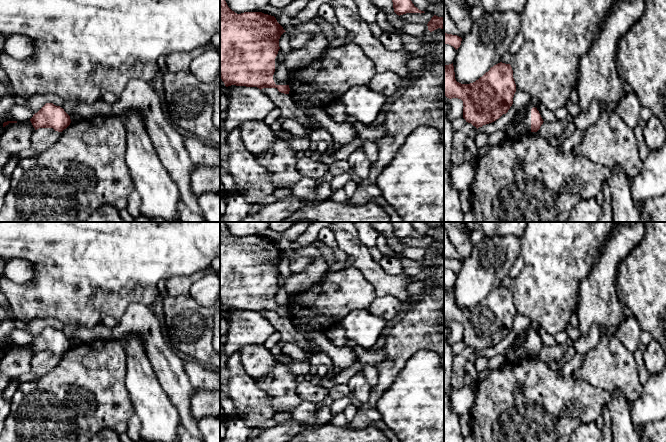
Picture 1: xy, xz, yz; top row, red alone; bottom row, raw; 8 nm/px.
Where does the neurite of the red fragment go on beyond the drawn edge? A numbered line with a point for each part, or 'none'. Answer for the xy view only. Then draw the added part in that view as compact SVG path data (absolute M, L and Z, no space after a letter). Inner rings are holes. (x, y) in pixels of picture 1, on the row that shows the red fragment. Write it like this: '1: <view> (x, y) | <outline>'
none

